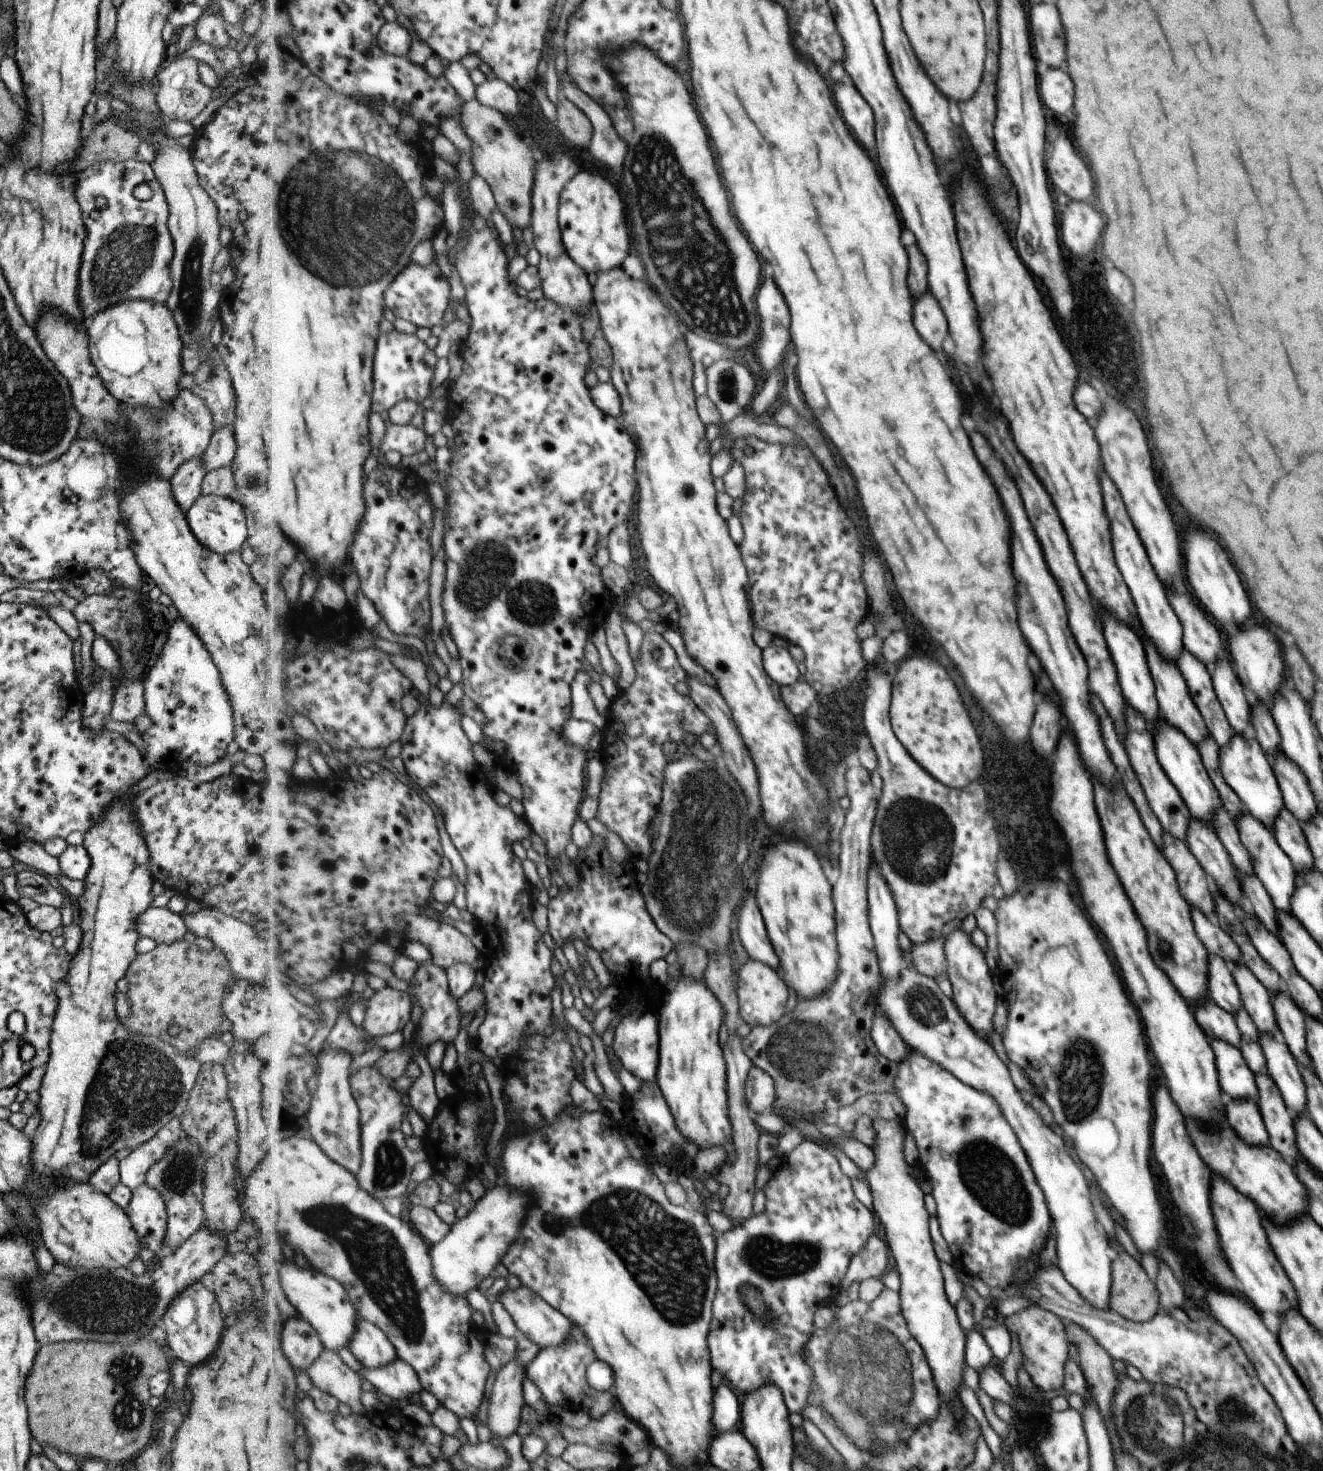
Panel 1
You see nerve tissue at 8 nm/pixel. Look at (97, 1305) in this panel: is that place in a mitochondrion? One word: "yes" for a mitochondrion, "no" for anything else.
yes

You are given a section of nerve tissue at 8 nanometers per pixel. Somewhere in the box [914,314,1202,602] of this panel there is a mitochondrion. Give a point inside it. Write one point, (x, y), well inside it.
(1129, 352)

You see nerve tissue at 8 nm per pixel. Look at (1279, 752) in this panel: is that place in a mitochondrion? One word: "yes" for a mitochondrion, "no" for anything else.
no

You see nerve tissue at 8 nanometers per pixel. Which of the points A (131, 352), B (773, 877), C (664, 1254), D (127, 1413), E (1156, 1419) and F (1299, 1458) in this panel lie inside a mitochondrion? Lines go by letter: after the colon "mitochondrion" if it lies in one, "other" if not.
A: other
B: other
C: mitochondrion
D: mitochondrion
E: mitochondrion
F: other

